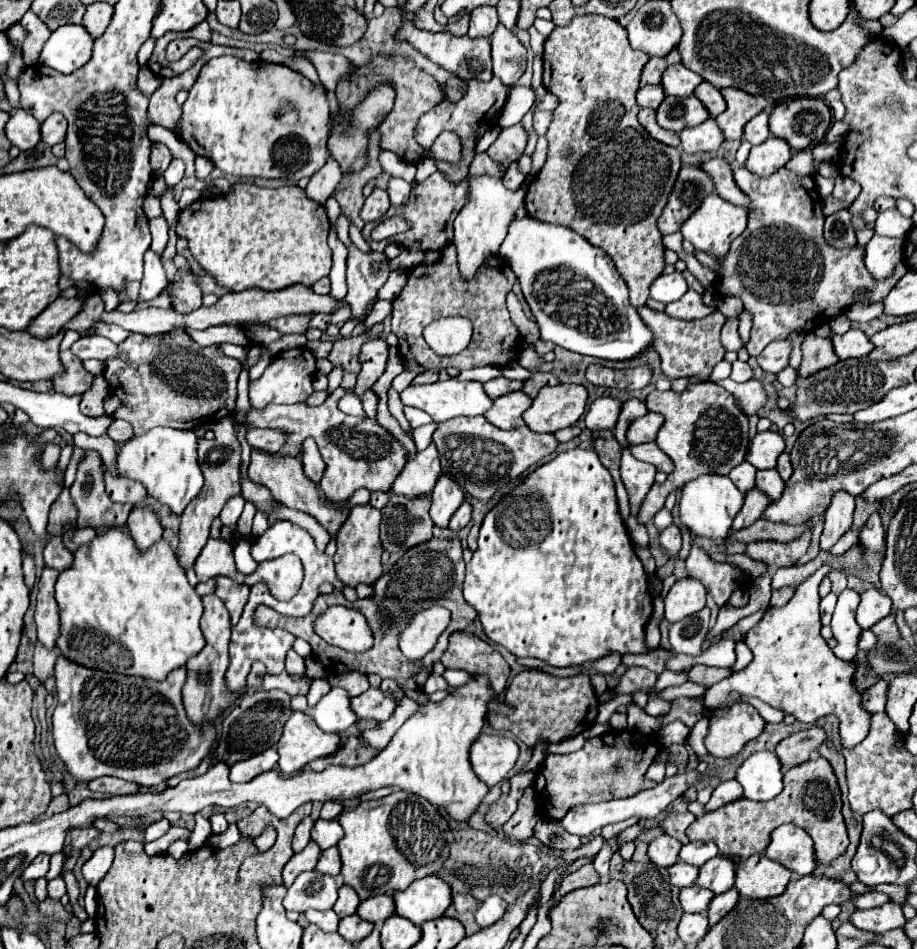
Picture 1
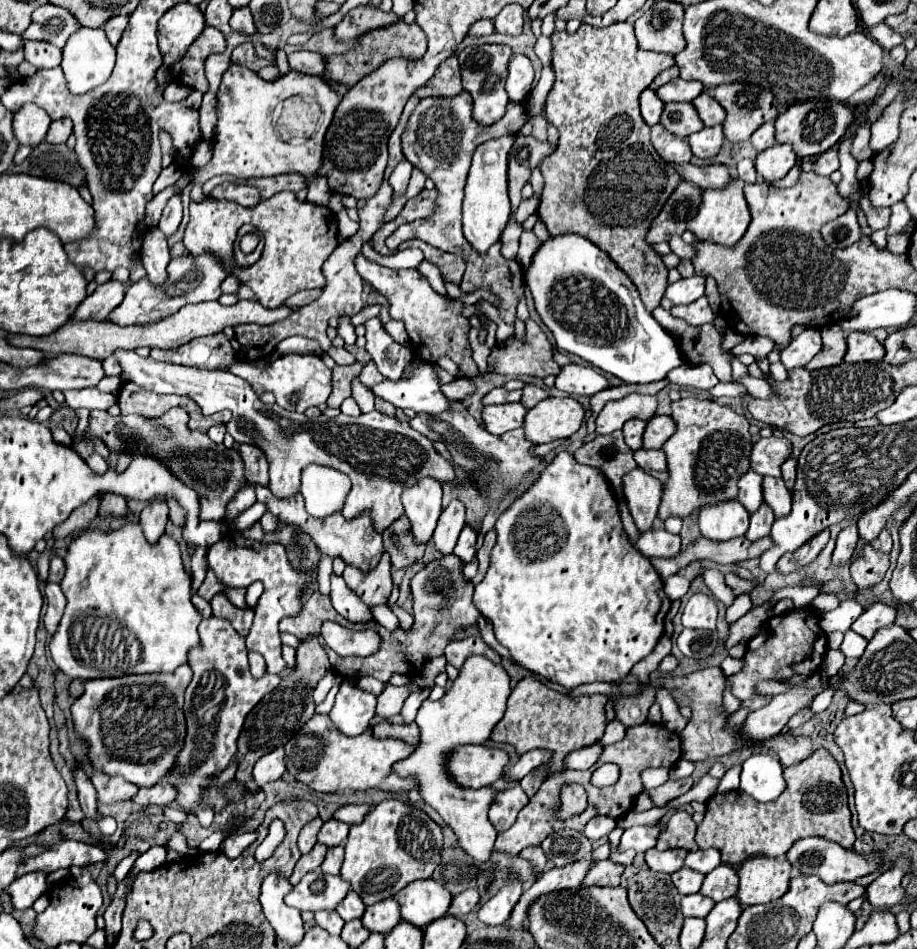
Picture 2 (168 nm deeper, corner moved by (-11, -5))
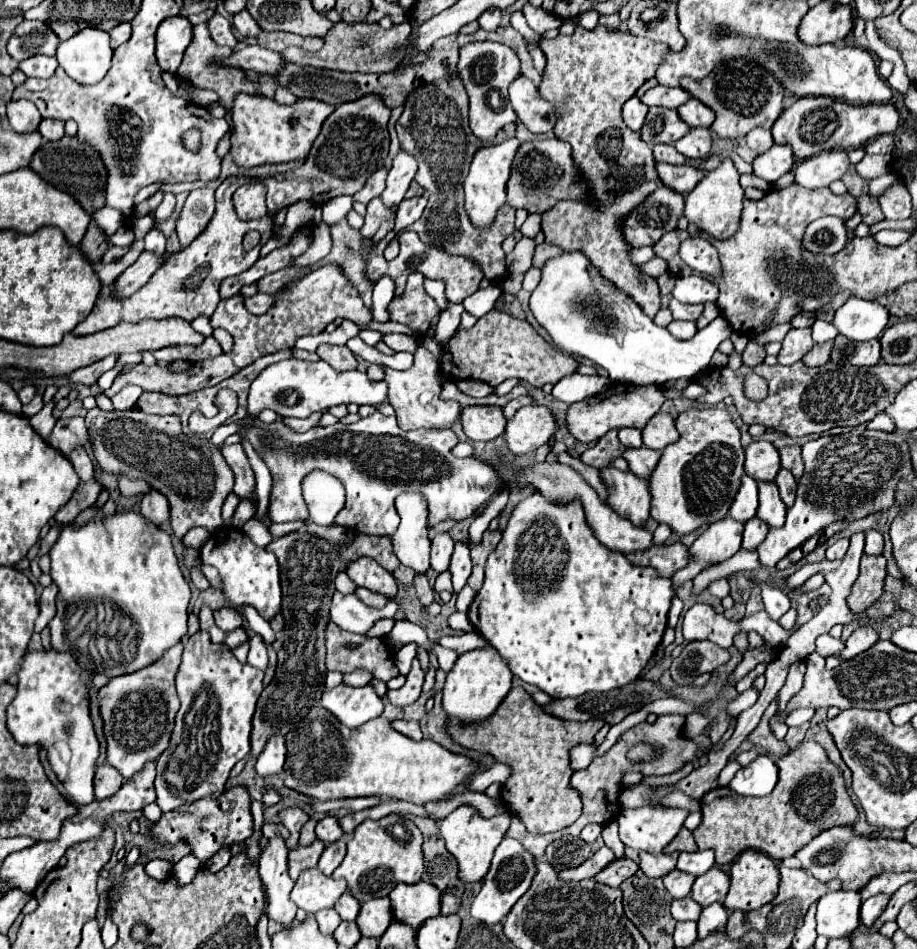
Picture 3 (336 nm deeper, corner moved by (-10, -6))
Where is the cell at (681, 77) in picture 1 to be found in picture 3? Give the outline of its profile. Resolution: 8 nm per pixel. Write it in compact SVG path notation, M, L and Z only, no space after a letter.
M658 85L654 89L650 89L642 101L646 105L662 105L662 107L668 107L668 109L678 109L682 103L686 103L690 99L690 95L682 89L682 87L664 87L664 85Z

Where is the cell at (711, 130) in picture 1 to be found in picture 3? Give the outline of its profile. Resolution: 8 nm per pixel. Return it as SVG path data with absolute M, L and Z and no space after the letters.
M696 127L688 131L674 145L688 159L706 159L712 149L712 131L709 128Z

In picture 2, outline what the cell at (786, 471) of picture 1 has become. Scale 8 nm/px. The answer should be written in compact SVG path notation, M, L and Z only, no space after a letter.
M789 458L781 470L783 470L783 480L785 480L785 486L789 490L793 490L793 484L795 484L795 468L797 468L797 460L795 458Z

